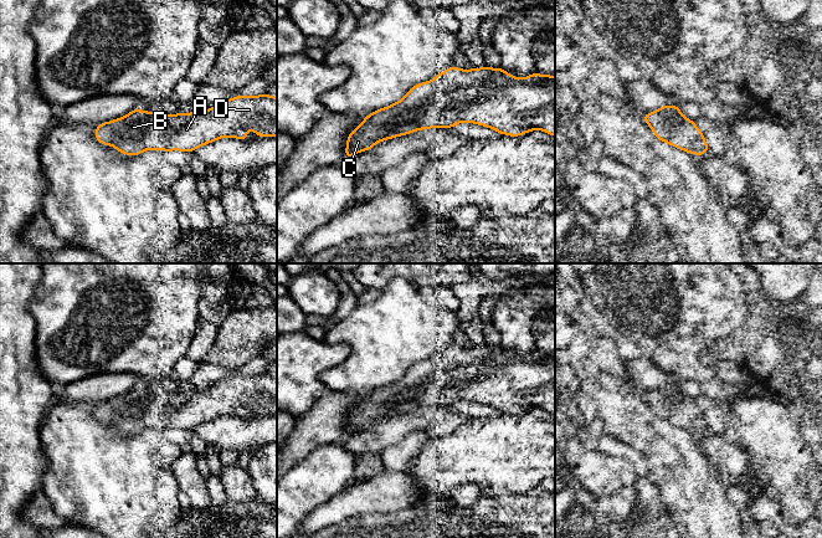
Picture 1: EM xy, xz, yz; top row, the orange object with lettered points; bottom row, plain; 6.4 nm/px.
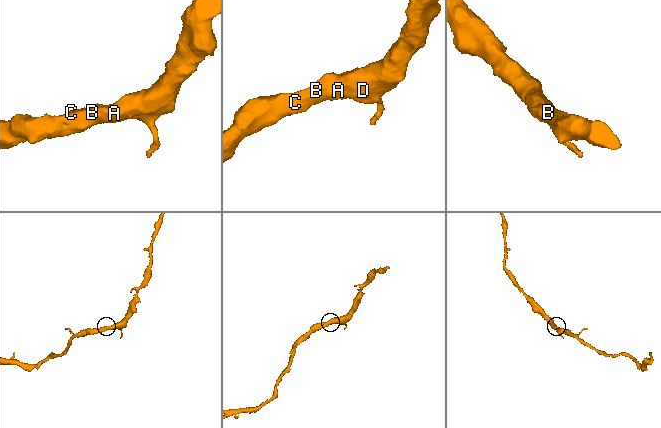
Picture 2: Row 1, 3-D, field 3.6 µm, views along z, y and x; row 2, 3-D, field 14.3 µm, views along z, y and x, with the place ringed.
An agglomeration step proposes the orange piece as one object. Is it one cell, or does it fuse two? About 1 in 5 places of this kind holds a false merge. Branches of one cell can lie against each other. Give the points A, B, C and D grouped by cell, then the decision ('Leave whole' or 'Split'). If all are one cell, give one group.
Groups: A B C D. Leave whole

